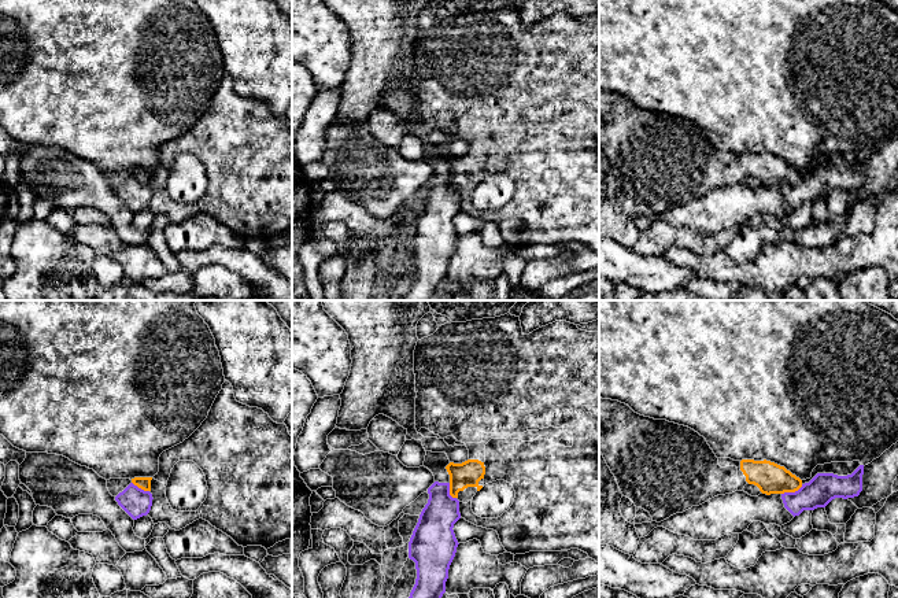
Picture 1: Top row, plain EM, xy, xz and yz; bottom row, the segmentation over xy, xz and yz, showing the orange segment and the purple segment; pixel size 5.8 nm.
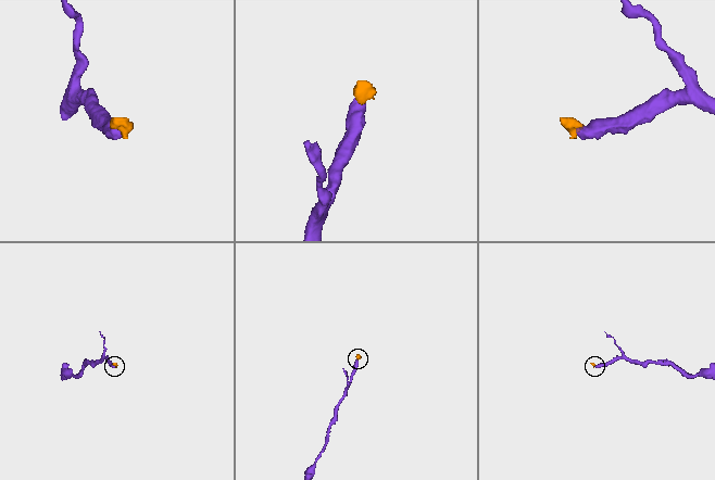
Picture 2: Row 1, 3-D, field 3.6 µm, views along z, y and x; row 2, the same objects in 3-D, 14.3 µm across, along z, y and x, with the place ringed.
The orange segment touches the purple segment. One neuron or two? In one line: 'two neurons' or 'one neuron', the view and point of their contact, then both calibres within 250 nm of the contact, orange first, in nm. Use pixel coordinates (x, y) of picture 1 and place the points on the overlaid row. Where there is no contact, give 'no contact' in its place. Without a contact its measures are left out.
two neurons; contact yz (791, 491); calibres 180 and 170 nm

